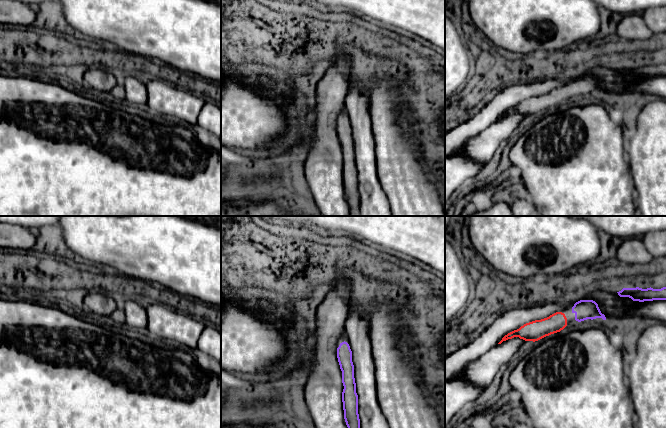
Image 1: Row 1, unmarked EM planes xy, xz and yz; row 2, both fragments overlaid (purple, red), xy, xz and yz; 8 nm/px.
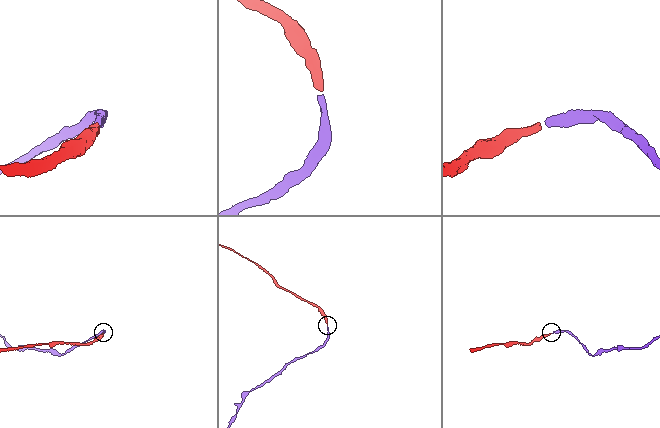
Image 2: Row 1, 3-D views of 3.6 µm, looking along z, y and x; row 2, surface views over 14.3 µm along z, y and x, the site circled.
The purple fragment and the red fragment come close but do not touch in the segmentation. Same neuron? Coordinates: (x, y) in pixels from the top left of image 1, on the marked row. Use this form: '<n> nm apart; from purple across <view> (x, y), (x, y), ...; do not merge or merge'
60 nm apart; from purple across yz (572, 312), (565, 316); merge

